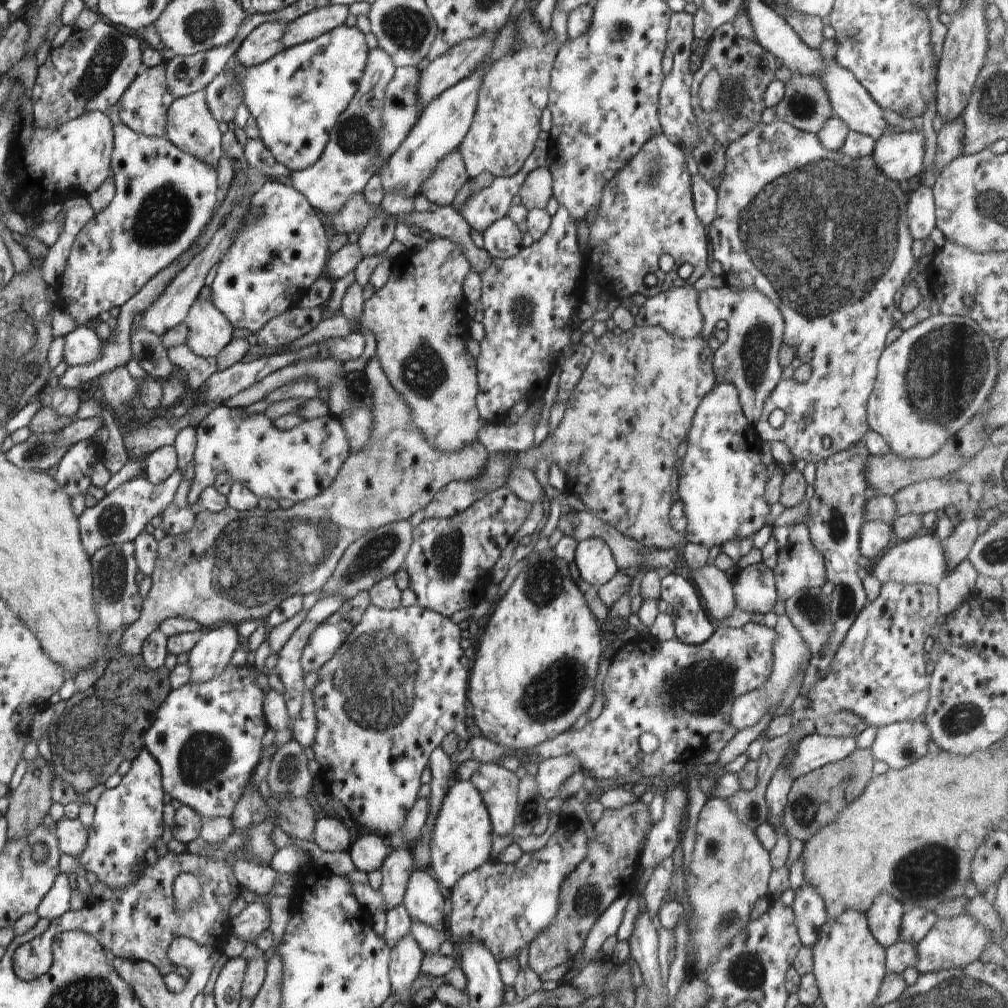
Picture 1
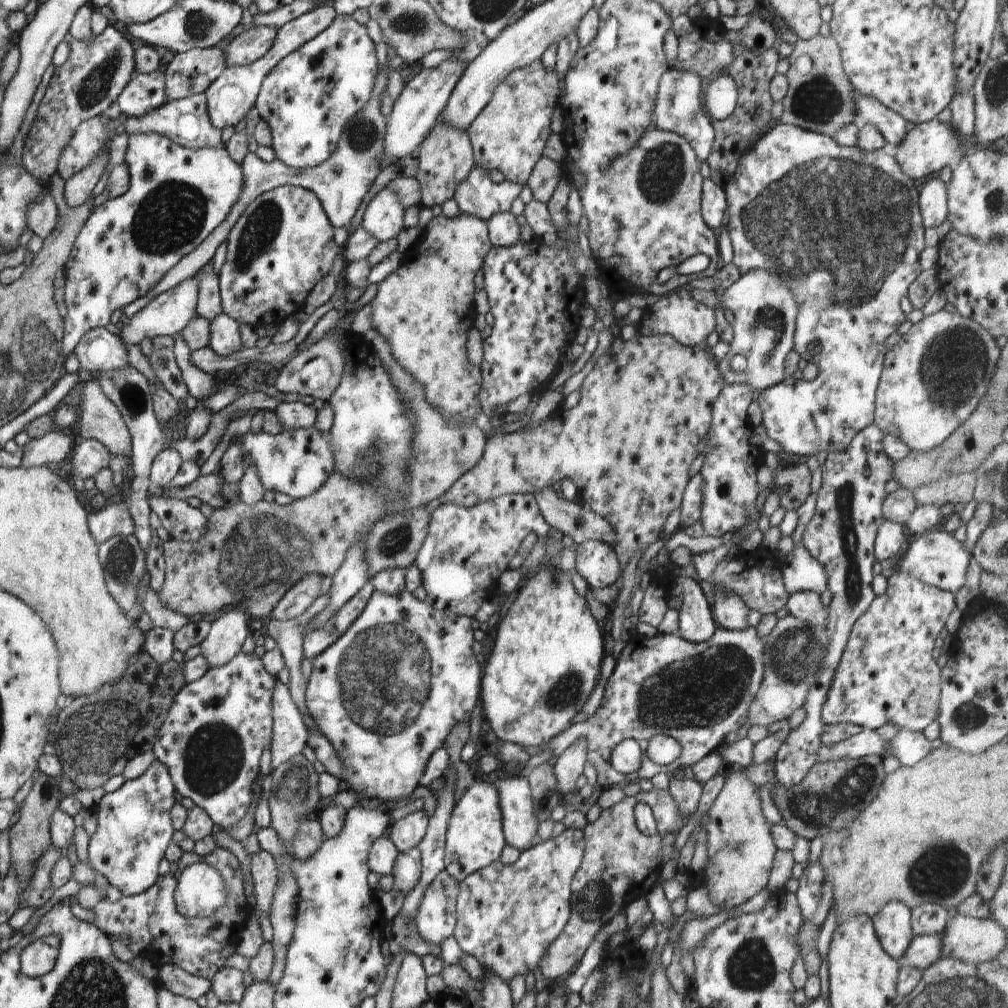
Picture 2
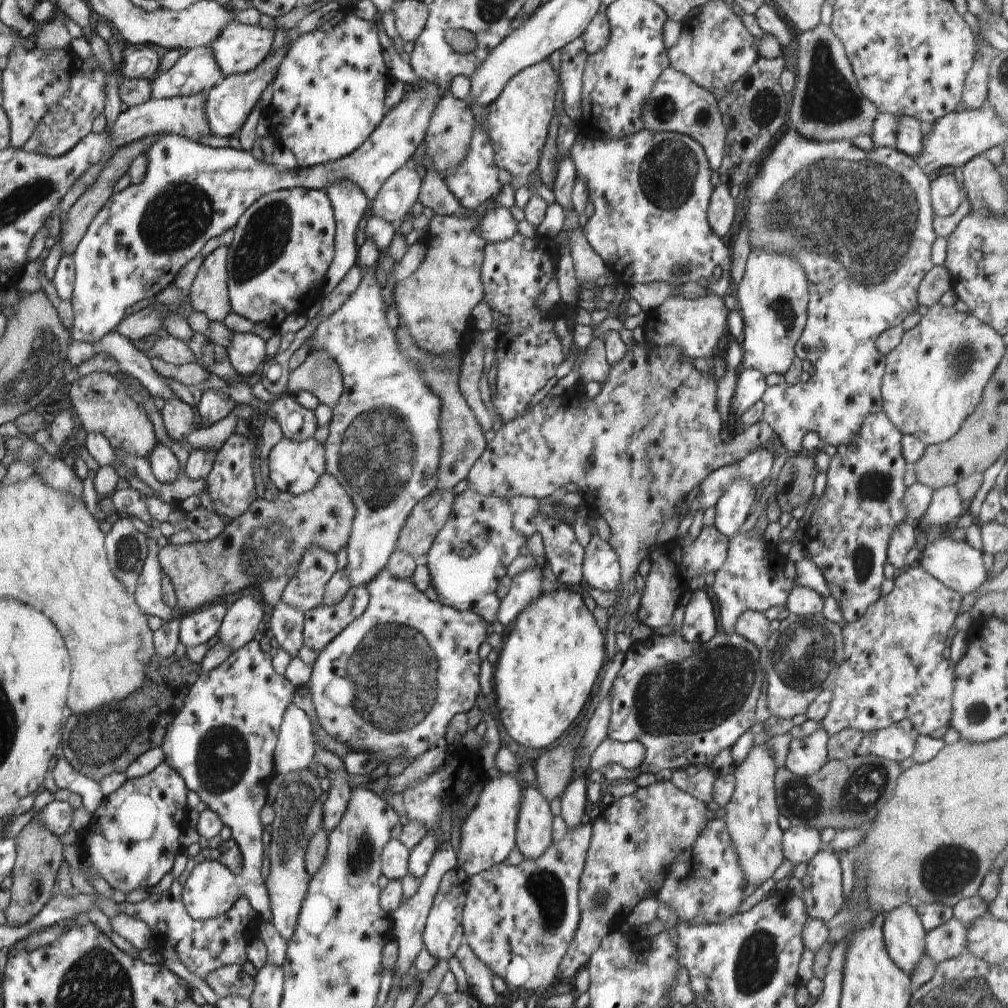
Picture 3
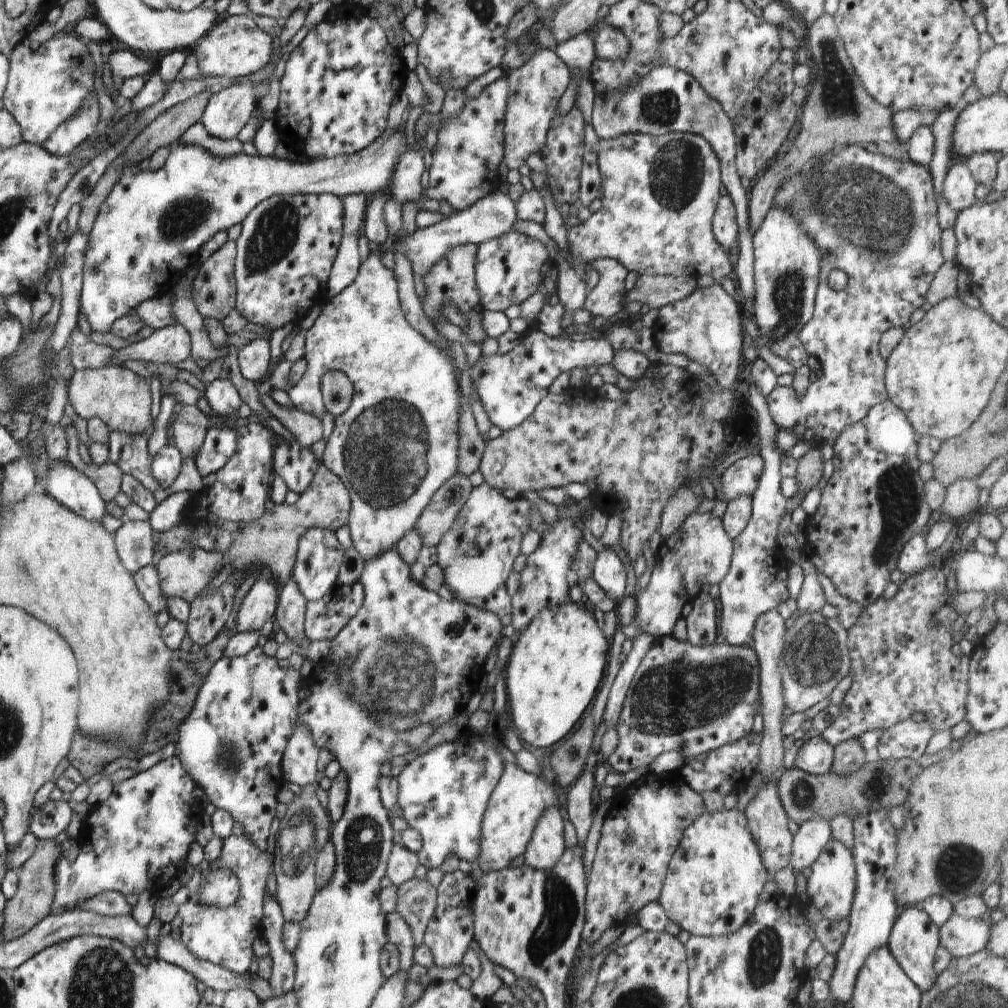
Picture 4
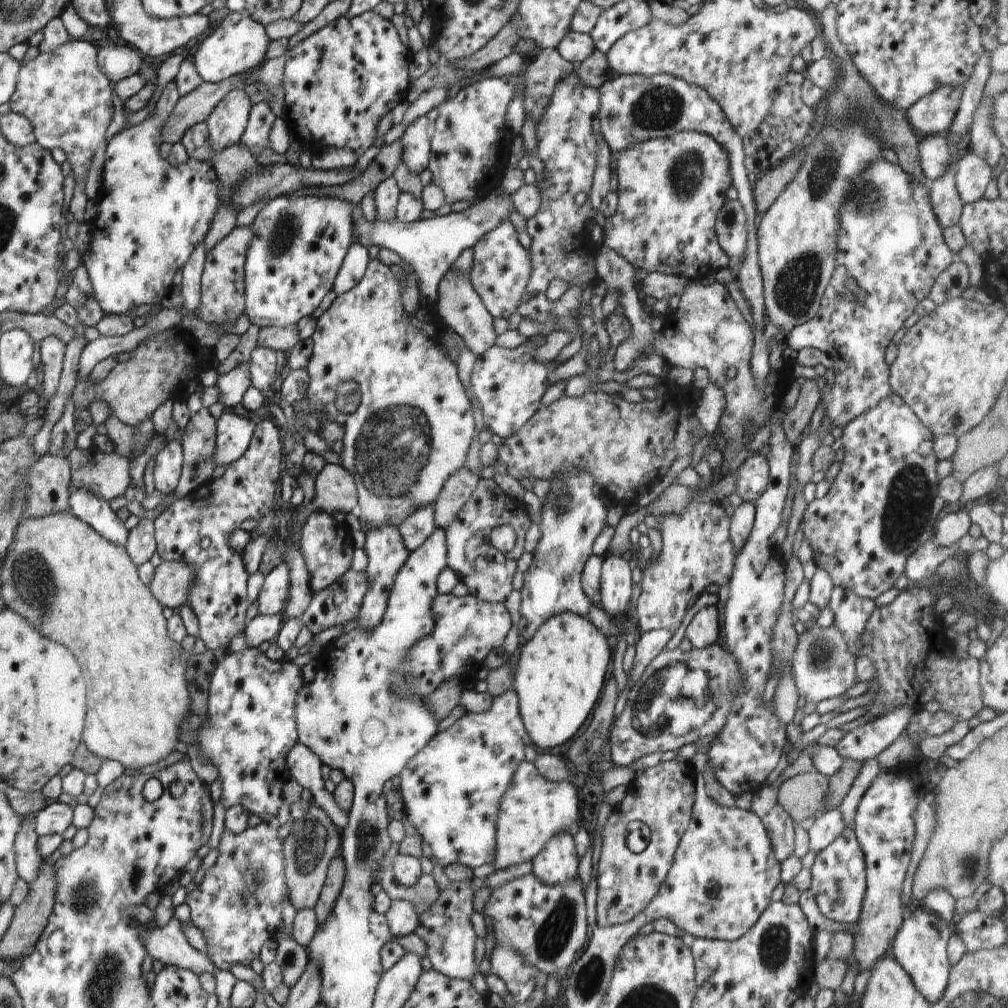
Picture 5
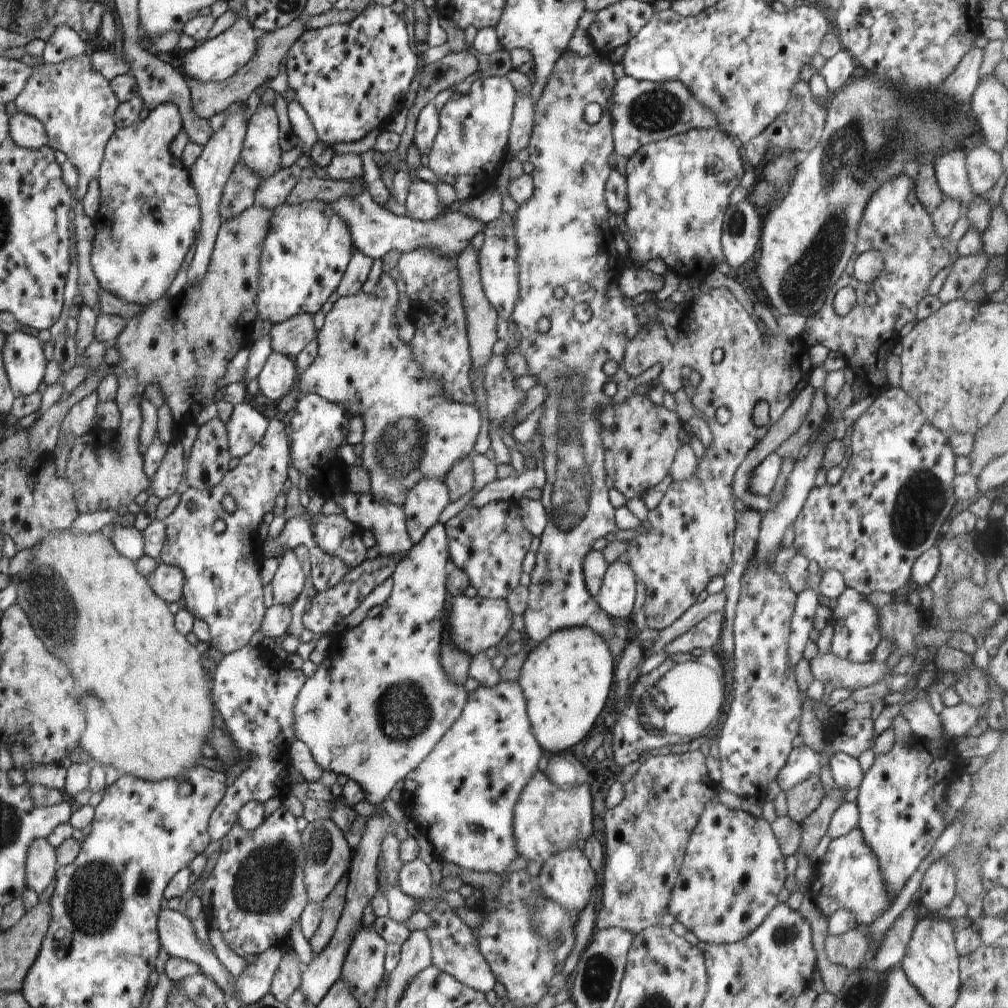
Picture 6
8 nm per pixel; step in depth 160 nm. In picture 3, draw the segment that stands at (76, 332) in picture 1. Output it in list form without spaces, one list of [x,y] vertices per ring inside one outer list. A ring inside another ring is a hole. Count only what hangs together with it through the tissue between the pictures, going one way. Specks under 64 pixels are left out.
[[[118,331],[107,332],[94,344],[94,347],[96,354],[100,352],[110,355],[110,358],[117,362],[119,370],[136,378],[151,396],[161,396],[165,400],[176,397],[164,382],[165,378],[153,369],[149,362],[150,358],[136,349],[132,341]]]

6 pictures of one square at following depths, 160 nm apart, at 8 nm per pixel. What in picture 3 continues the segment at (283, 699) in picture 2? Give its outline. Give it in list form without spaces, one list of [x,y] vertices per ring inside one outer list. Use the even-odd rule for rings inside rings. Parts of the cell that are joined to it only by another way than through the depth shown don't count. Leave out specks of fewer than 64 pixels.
[[[290,703],[284,711],[274,747],[276,772],[285,775],[308,767],[314,761],[314,740],[313,726],[308,715],[295,703]]]

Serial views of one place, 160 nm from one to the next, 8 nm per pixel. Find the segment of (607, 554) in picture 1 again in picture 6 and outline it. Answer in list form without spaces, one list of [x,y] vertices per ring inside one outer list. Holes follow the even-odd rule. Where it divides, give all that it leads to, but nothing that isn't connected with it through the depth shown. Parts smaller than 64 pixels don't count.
[[[618,562],[607,566],[598,597],[597,604],[608,617],[626,618],[633,614],[636,598],[636,584],[634,572],[628,564]]]

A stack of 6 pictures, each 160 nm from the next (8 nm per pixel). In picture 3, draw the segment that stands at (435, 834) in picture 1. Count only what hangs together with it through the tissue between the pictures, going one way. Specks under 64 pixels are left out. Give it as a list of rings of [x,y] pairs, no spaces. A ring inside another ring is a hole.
[[[502,773],[500,778],[492,779],[483,786],[470,813],[461,824],[460,846],[458,846],[458,870],[465,879],[488,870],[508,858],[516,846],[516,821],[523,788],[518,785],[518,775]]]

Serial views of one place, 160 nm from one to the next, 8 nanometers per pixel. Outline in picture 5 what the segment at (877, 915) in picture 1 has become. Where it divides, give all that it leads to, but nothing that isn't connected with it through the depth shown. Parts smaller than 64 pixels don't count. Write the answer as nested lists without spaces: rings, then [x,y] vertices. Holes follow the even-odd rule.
[[[920,908],[906,914],[902,926],[895,934],[890,953],[896,962],[910,975],[918,992],[930,1003],[935,1003],[947,989],[951,964],[947,957],[947,942],[953,935],[936,913],[924,912]]]

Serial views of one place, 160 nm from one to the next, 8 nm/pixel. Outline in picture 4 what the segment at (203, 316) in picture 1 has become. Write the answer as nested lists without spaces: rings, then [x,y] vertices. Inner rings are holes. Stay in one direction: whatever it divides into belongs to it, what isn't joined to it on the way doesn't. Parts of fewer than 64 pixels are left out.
[[[252,339],[241,344],[237,352],[238,370],[249,381],[259,382],[268,375],[270,368],[270,345],[266,339]]]

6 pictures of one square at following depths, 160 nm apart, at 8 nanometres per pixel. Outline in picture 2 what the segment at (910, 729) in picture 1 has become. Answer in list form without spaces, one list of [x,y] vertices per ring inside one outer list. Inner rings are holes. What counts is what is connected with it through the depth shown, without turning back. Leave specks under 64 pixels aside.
[[[899,728],[896,735],[887,742],[887,752],[898,758],[901,766],[917,765],[933,750],[933,746],[924,733]]]

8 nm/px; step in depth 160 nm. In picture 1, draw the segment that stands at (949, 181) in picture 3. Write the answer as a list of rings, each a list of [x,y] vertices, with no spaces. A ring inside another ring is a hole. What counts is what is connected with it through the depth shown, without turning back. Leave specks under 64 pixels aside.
[[[918,184],[914,192],[909,192],[907,213],[910,236],[914,241],[924,241],[934,230],[936,222],[935,200],[930,187]]]

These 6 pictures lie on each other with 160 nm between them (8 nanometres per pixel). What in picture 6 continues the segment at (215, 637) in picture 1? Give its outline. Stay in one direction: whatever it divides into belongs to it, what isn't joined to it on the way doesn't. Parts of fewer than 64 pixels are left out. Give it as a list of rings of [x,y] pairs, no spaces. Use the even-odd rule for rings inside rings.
[[[293,549],[288,550],[281,558],[282,562],[271,582],[274,605],[292,606],[305,589],[306,576]]]

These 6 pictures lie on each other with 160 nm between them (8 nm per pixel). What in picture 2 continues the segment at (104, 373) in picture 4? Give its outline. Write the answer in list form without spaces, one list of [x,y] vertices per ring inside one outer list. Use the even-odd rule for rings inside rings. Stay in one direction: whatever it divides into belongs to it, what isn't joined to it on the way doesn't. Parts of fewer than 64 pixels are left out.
[[[96,377],[91,381],[85,382],[81,398],[83,402],[82,407],[78,409],[78,424],[80,424],[82,438],[100,441],[109,449],[110,454],[123,454],[130,459],[131,436],[128,432],[128,427],[117,406],[111,400],[108,400],[108,397],[103,393]]]

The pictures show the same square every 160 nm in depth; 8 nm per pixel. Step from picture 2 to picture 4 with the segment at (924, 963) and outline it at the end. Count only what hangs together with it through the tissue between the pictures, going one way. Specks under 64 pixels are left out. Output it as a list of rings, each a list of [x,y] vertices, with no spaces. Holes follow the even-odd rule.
[[[953,913],[939,928],[939,946],[954,958],[966,958],[986,948],[992,922],[989,919],[967,919]]]

